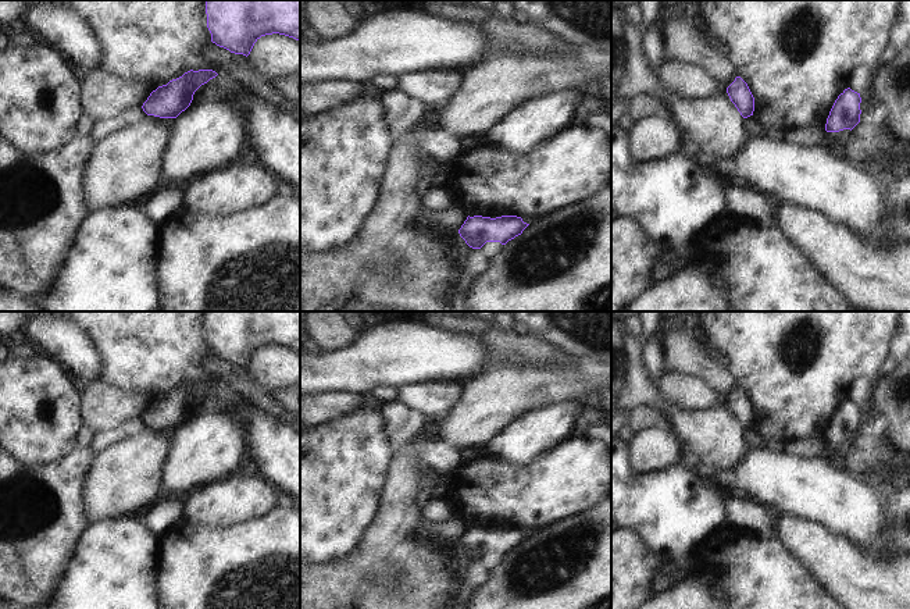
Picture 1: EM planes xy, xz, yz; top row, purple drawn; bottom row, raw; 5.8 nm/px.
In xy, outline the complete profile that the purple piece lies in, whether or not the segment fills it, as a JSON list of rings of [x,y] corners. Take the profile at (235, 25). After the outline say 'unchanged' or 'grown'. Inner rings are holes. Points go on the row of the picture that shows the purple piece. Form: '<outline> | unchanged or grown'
[[[206,0],[207,28],[211,33],[211,42],[235,54],[249,56],[254,43],[265,35],[279,33],[300,40],[300,0]]] | unchanged

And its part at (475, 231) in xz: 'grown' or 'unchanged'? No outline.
unchanged

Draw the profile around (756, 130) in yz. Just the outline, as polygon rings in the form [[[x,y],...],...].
[[[753,115],[743,120],[745,128],[749,131],[752,138],[767,138],[772,142],[782,142],[785,140],[785,133],[779,131],[770,129]]]

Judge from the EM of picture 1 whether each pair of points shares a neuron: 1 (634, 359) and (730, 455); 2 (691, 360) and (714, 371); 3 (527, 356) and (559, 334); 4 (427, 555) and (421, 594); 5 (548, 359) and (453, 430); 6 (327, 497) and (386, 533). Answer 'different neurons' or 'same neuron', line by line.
1: same neuron
2: same neuron
3: different neurons
4: same neuron
5: different neurons
6: different neurons

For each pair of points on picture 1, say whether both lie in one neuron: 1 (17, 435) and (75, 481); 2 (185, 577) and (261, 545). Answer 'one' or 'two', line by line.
1: two
2: one

